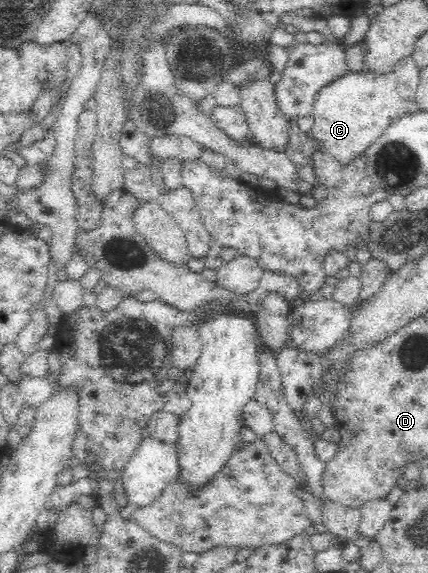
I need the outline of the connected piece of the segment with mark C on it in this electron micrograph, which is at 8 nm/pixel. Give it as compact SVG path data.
M349 72L316 94L314 101L314 126L308 137L323 151L327 150L341 164L363 156L365 150L385 132L387 124L399 120L407 112L407 102L397 92L397 74L371 74Z

